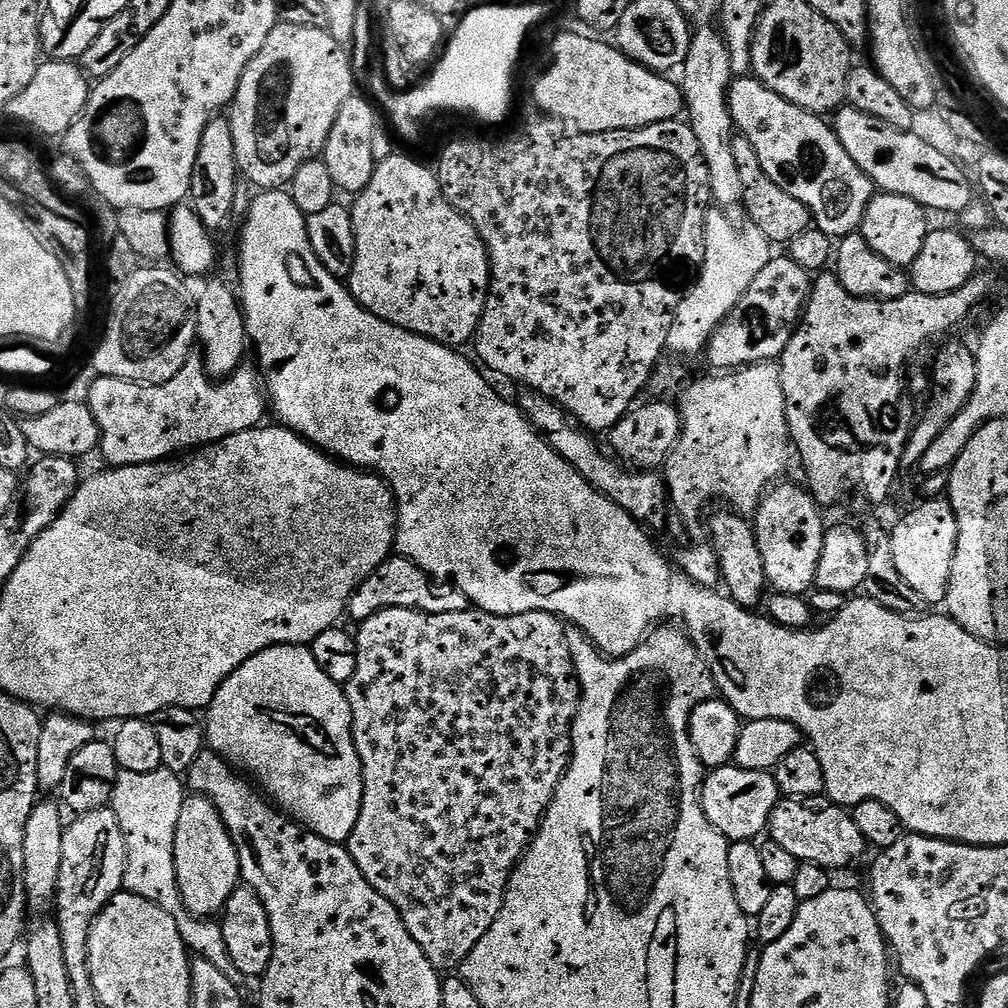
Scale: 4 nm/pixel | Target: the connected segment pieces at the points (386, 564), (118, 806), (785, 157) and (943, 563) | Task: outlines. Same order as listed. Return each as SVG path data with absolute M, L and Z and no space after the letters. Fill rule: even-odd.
M399 554L384 560L370 578L363 580L358 590L352 596L348 604L347 615L353 616L356 622L363 622L374 614L378 614L387 608L405 608L406 610L418 610L430 614L446 614L447 612L467 612L470 605L466 594L455 590L443 592L434 583L433 577L424 572L417 564L410 562L405 556Z
M168 768L150 770L150 774L121 771L112 791L110 806L126 838L123 891L138 894L138 898L146 898L146 902L154 902L154 906L162 906L162 910L174 918L178 934L182 934L182 942L188 947L189 953L206 958L206 962L222 970L222 975L230 978L236 988L244 990L250 984L250 977L234 966L222 926L215 919L193 916L186 902L182 902L182 890L178 890L178 874L174 870L174 834L178 831L178 817L182 815L185 795L185 781Z
M748 78L733 79L728 90L728 105L732 120L736 123L736 132L746 137L754 152L758 154L762 170L766 170L766 178L782 186L786 194L798 198L798 202L808 208L815 227L827 236L843 238L853 235L859 229L872 202L872 179L860 169L854 158L850 158L850 154L846 154L846 146L842 146L842 142L836 137L835 127L825 117L815 116L812 112L786 102L786 98L774 94L774 90L770 90L755 78L744 79Z
M928 498L917 508L912 508L896 525L891 525L894 563L898 565L898 574L930 606L943 605L948 599L950 586L950 566L954 566L954 550L958 546L958 522L954 518L952 503L946 498Z

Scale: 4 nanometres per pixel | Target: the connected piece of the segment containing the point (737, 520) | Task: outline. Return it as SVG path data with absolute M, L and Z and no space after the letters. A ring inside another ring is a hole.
M735 510L727 511L714 513L708 524L709 530L712 531L710 546L716 551L720 580L725 584L723 587L727 595L731 596L734 602L738 602L738 606L756 610L759 609L759 604L761 607L765 603L766 593L769 591L766 566L762 566L760 539L756 536L753 521L747 515Z

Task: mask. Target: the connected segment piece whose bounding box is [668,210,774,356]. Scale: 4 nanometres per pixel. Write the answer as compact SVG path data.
M712 210L708 213L706 222L706 262L700 271L700 278L693 284L688 296L682 302L678 314L674 318L674 326L670 326L670 338L668 348L671 351L681 352L684 356L692 356L695 352L703 353L708 347L709 340L712 339L713 332L724 323L736 308L736 304L744 297L750 282L758 278L758 270L772 261L774 255L774 245L772 241L751 226L739 228L735 224L731 215L725 214L720 210Z

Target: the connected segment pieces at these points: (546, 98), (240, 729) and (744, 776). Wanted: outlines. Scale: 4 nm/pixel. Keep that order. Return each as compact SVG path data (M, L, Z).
M564 30L552 44L556 61L545 70L536 84L536 104L541 113L551 119L563 122L582 132L613 132L645 128L651 124L661 124L663 120L675 120L685 111L684 94L679 83L667 80L667 75L652 71L630 57L611 43L603 44L603 39L579 37Z
M279 644L242 662L242 666L222 682L206 709L206 744L211 751L219 752L223 760L251 777L271 797L275 807L301 828L335 844L344 844L354 826L358 826L364 775L352 733L348 694L341 684L326 675L322 666L318 666L311 647Z
M737 766L711 769L700 789L700 801L710 826L714 826L714 830L718 830L729 842L759 841L768 832L768 823L781 799L780 787L771 771Z

